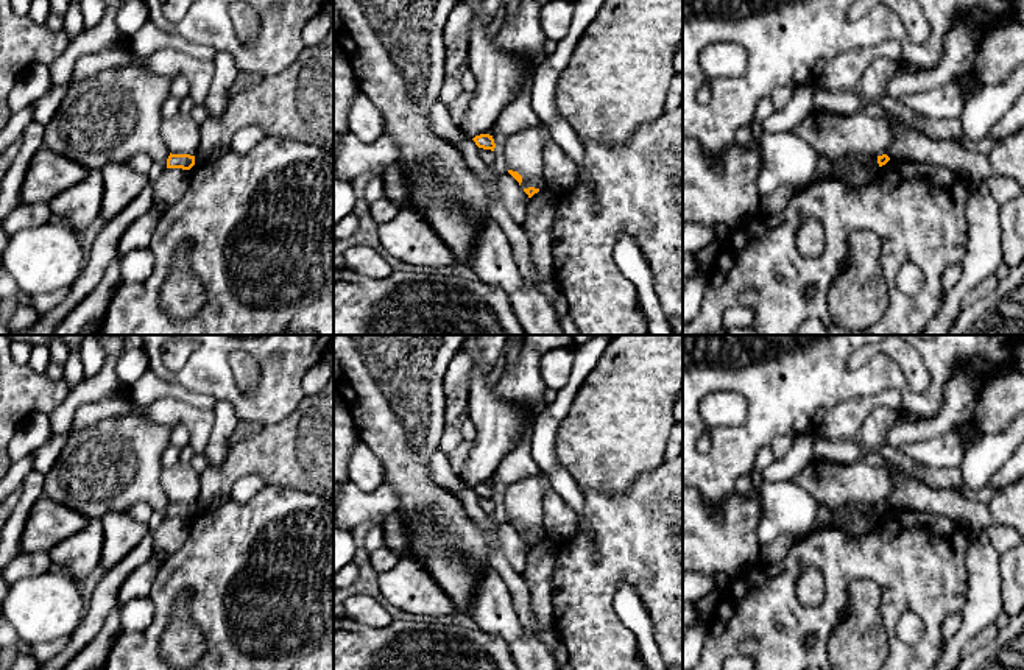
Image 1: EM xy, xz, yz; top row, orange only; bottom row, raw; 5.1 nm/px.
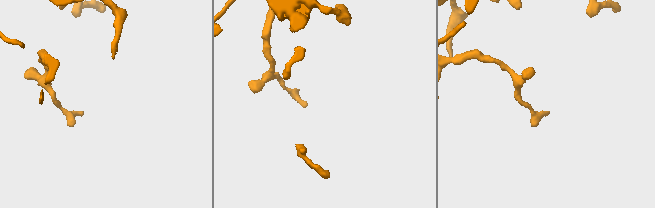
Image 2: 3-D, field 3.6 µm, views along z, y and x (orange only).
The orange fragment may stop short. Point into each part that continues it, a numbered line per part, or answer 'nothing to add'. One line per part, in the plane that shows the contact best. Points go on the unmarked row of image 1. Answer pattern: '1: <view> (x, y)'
nothing to add

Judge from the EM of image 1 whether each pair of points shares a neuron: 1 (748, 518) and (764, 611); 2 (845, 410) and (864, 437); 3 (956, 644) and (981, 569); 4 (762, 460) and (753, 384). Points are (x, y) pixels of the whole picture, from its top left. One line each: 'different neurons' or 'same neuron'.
1: different neurons
2: different neurons
3: same neuron
4: different neurons

